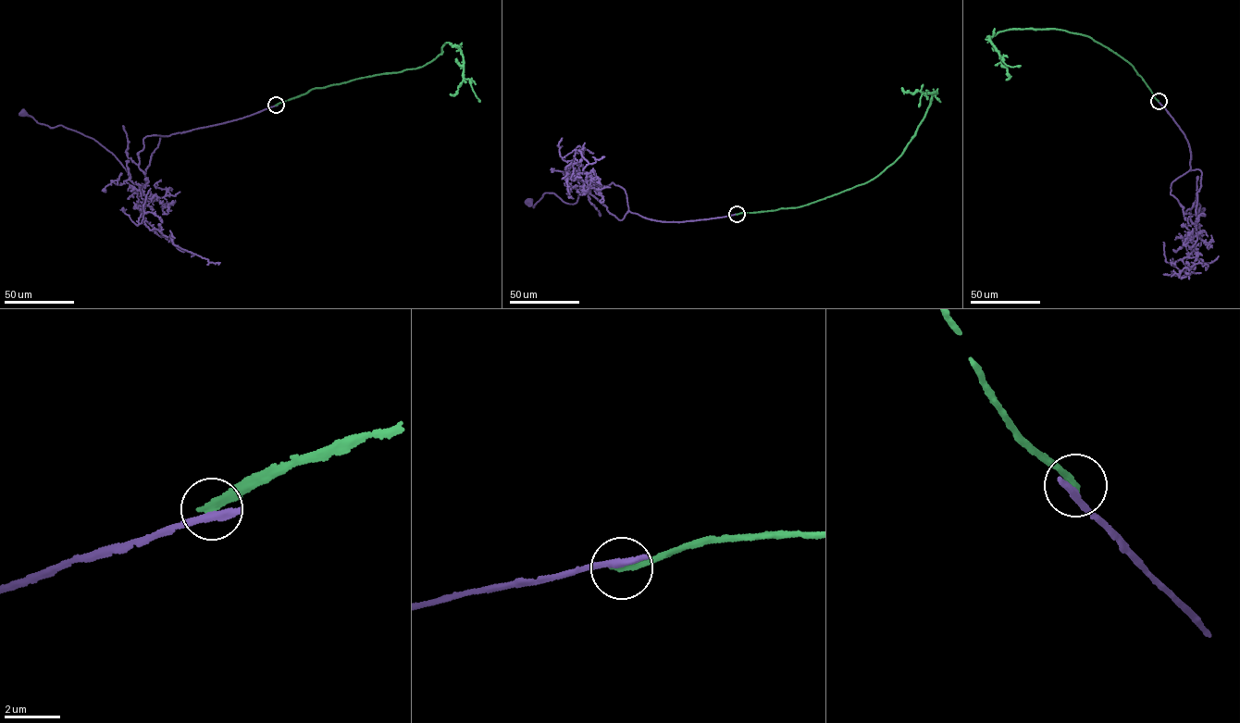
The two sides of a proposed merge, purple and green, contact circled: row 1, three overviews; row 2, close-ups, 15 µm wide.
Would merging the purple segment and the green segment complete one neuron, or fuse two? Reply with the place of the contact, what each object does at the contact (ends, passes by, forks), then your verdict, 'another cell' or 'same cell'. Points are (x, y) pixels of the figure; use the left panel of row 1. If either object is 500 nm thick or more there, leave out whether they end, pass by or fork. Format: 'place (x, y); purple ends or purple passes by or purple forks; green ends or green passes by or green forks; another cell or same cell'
place (276, 105); purple ends; green ends; another cell

